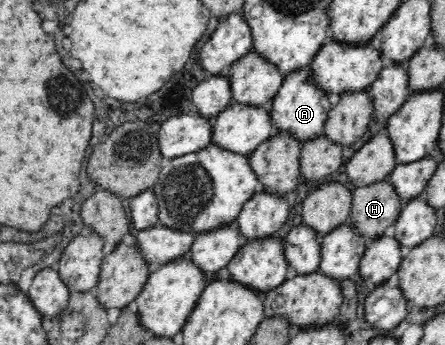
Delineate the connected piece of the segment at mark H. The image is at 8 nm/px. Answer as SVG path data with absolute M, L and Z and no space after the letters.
M387 180L353 188L349 225L359 236L372 242L394 224L403 205Z

